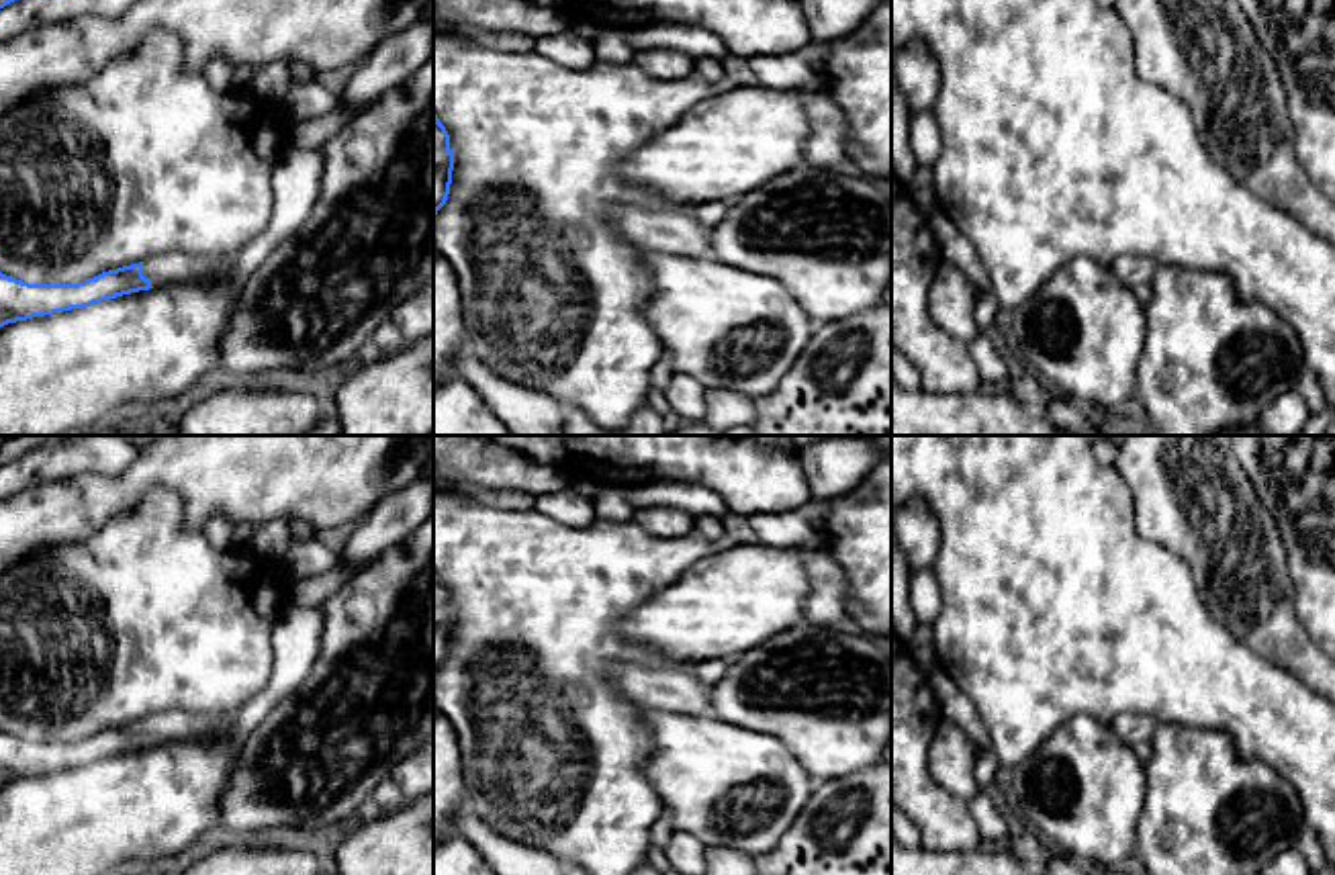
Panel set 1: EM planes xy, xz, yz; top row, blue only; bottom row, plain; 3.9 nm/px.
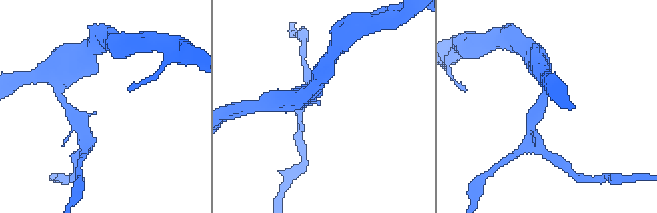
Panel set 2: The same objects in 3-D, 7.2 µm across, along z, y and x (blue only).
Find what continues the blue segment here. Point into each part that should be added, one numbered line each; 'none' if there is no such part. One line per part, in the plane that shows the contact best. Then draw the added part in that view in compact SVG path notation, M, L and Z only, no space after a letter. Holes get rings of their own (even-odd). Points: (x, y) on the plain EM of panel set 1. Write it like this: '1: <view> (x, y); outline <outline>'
1: xy (170, 726); outline M174 709L166 713L147 716L143 720L143 734L151 738L151 744L168 744L168 742L196 736L229 720L231 716L190 713L190 711Z

